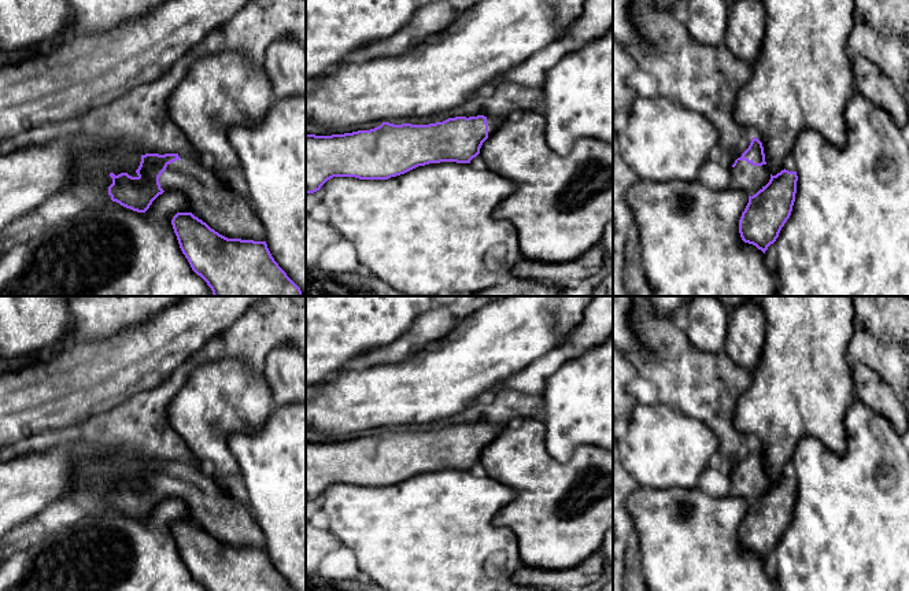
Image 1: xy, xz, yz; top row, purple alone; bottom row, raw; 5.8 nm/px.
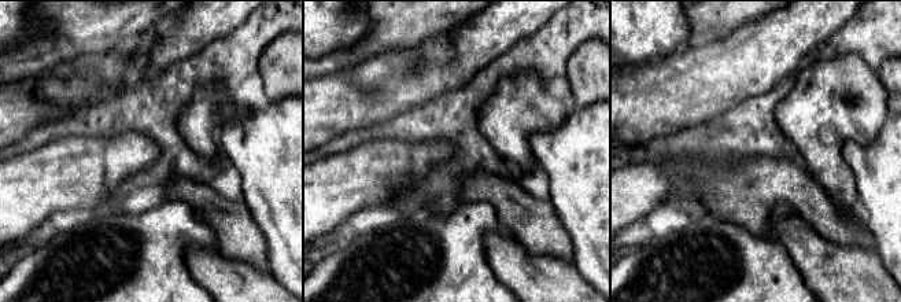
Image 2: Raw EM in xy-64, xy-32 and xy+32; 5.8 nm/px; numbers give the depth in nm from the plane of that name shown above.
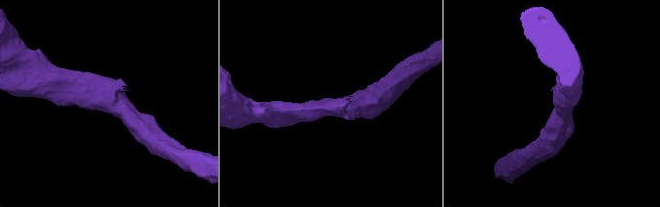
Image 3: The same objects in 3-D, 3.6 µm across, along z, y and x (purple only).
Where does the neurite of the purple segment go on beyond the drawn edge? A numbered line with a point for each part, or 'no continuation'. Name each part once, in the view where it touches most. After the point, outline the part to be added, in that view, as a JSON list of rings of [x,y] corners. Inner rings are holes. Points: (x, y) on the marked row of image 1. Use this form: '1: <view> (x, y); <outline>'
1: xy (228, 211); [[[178,156],[159,177],[165,192],[182,193],[191,213],[228,239],[265,241],[265,228],[245,191],[228,186],[200,159]]]

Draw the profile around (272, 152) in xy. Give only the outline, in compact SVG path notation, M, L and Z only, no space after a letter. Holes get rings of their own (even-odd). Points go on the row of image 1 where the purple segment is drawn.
M306 96L274 100L260 122L230 128L228 140L240 159L245 193L262 221L267 248L306 296Z

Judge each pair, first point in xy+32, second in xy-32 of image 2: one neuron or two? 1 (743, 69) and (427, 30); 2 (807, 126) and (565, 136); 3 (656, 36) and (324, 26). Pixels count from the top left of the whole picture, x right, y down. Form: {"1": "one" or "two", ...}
{"1": "two", "2": "two", "3": "one"}

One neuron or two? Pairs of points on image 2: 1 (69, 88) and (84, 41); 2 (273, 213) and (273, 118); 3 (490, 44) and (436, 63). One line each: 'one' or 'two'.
1: two
2: one
3: one

